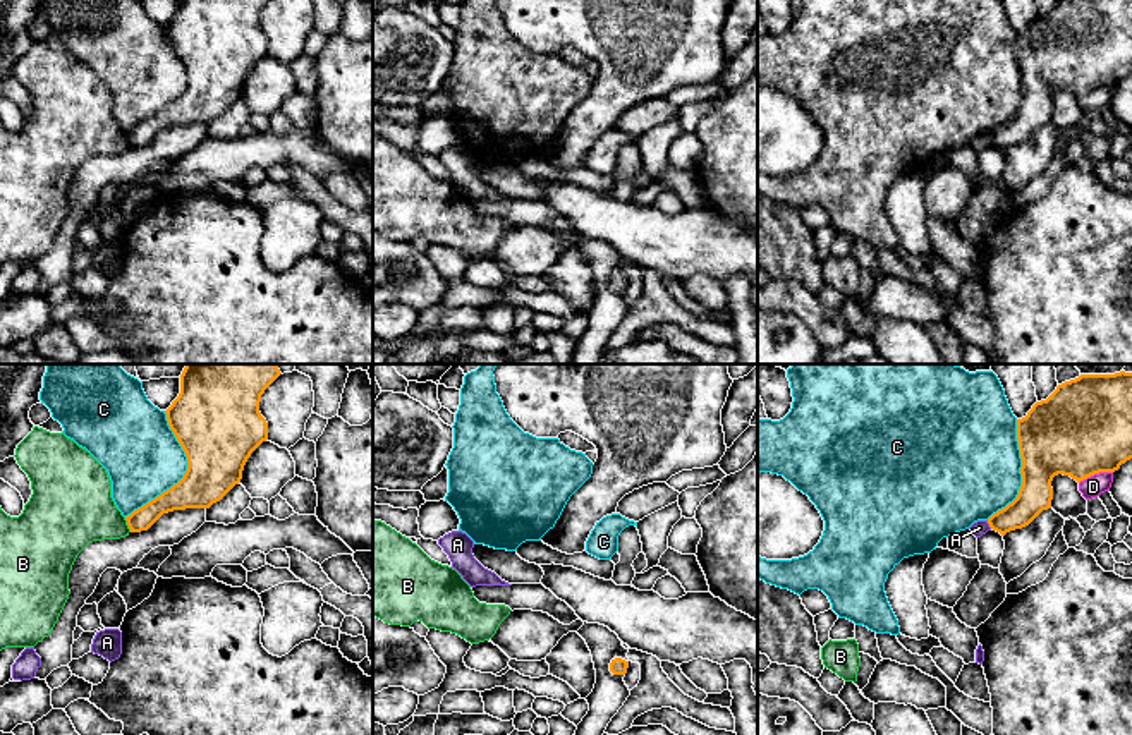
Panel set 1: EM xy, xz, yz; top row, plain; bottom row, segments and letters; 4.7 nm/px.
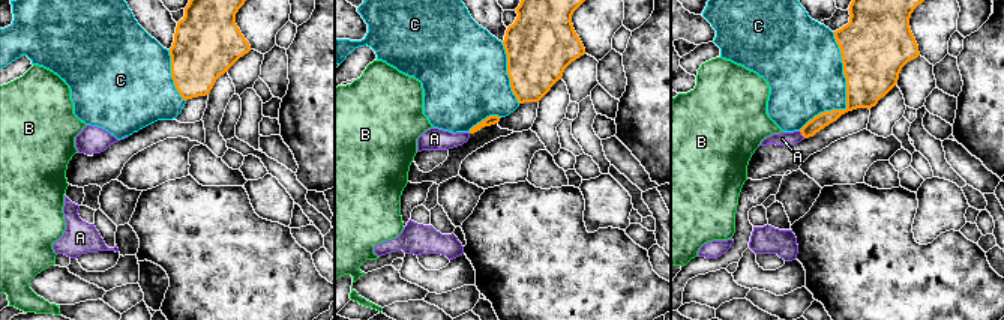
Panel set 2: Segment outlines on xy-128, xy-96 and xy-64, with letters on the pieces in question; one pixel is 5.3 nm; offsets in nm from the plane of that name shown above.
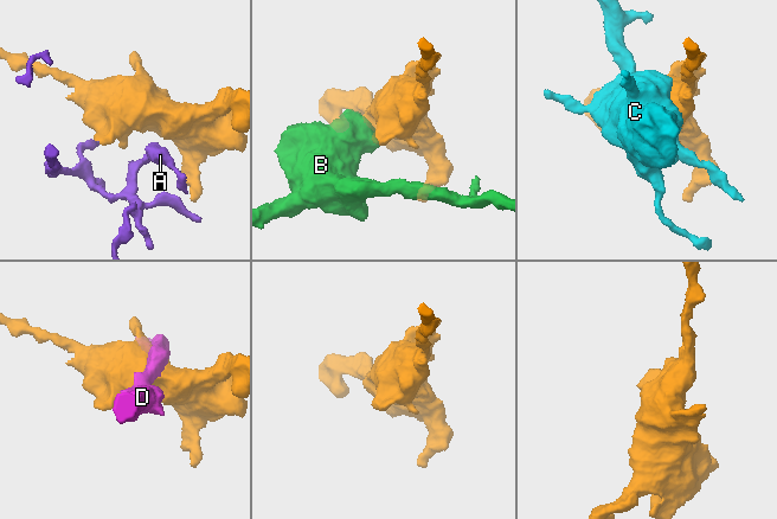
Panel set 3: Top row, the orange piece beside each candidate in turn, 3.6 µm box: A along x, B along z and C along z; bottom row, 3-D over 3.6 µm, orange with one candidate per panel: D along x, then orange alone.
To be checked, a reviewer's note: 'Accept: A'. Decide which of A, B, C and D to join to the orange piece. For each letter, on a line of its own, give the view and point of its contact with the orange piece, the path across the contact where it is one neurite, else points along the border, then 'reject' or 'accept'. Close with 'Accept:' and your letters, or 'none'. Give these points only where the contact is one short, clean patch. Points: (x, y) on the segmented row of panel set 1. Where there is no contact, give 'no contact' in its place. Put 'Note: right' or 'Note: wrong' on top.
Note: wrong
A: yz (988, 522) | along yz (986, 521), (992, 528) | reject
B: xy (127, 524) | along xy (124, 517), (131, 531) | reject
C: xy (186, 473) | reject
D: yz (1095, 473) | reject
Accept: none

